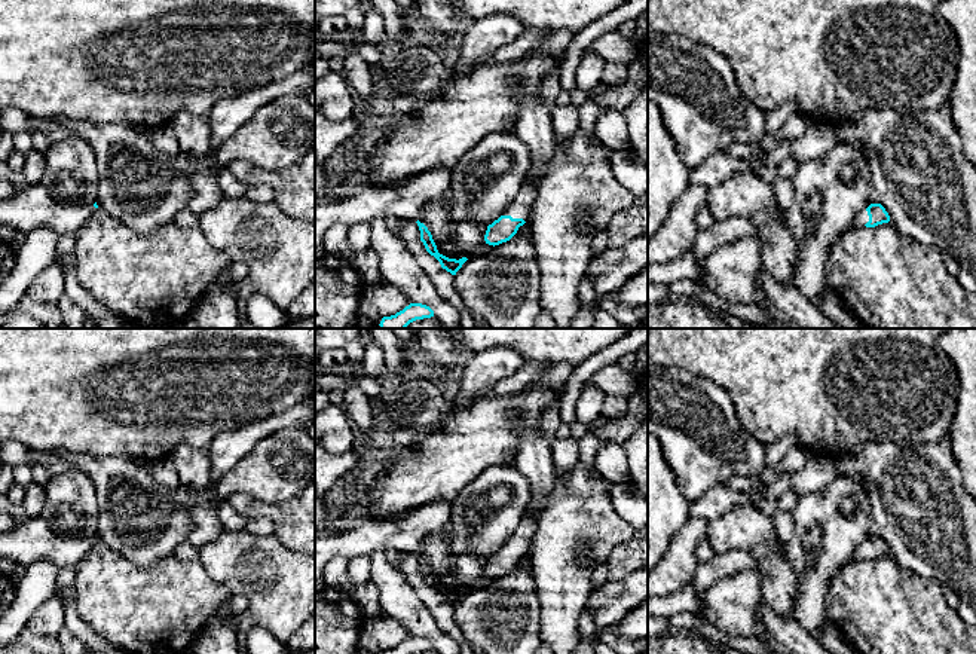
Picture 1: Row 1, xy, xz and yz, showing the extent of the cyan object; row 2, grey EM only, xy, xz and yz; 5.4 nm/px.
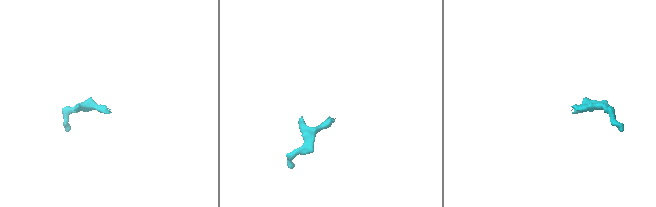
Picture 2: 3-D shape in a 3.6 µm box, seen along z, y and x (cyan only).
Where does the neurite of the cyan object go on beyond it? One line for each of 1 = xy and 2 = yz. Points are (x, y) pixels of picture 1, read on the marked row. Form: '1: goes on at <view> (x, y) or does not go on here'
1: does not go on here
2: goes on at yz (862, 219)

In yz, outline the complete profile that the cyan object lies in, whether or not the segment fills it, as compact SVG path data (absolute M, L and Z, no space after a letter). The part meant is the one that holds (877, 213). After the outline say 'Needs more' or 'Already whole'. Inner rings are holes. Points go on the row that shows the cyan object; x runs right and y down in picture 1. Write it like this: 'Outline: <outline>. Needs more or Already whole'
Outline: M871 204L866 210L863 210L856 220L853 221L851 227L875 227L882 223L888 223L890 216L881 204Z. Needs more

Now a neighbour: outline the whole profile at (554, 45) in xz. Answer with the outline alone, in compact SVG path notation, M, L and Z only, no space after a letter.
M560 30L556 33L550 33L544 37L542 43L533 48L527 56L547 56L554 58L557 61L556 68L544 77L539 95L544 104L551 110L556 106L556 98L560 94L560 64L563 61L565 52L567 51L570 42L573 40L575 33L569 30Z

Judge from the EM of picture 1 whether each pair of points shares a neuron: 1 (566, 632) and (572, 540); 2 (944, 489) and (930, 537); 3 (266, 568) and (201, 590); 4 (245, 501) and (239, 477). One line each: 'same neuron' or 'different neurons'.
1: same neuron
2: same neuron
3: different neurons
4: different neurons

